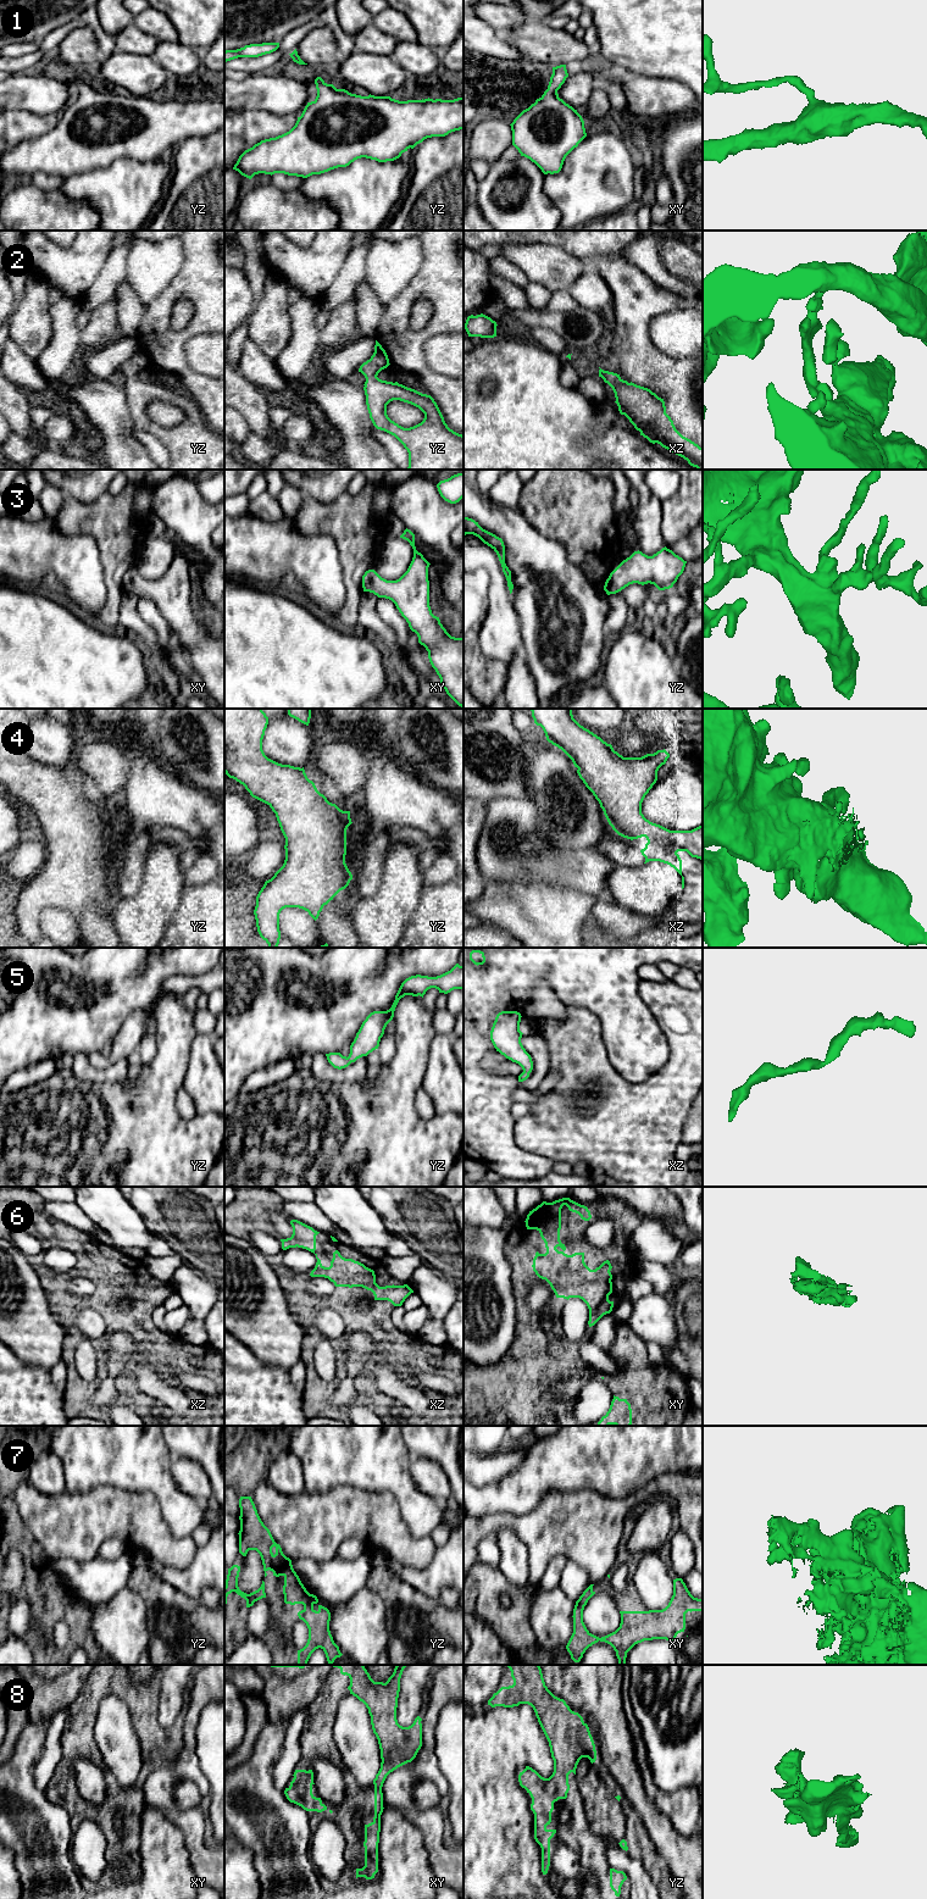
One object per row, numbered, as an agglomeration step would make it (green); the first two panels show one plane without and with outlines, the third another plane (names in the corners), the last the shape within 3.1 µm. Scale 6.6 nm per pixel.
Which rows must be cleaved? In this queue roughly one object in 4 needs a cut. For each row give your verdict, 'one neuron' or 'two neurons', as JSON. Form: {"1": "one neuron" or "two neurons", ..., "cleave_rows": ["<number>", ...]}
{"1": "one neuron", "2": "one neuron", "3": "one neuron", "4": "one neuron", "5": "one neuron", "6": "one neuron", "7": "one neuron", "8": "one neuron", "cleave_rows": []}

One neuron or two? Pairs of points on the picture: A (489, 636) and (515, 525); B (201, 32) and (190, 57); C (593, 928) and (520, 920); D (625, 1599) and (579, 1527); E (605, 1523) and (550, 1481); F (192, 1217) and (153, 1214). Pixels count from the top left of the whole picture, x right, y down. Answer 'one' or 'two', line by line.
A: two
B: two
C: two
D: two
E: two
F: one

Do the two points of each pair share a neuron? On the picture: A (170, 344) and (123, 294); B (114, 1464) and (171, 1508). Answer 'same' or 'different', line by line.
A: different
B: same

